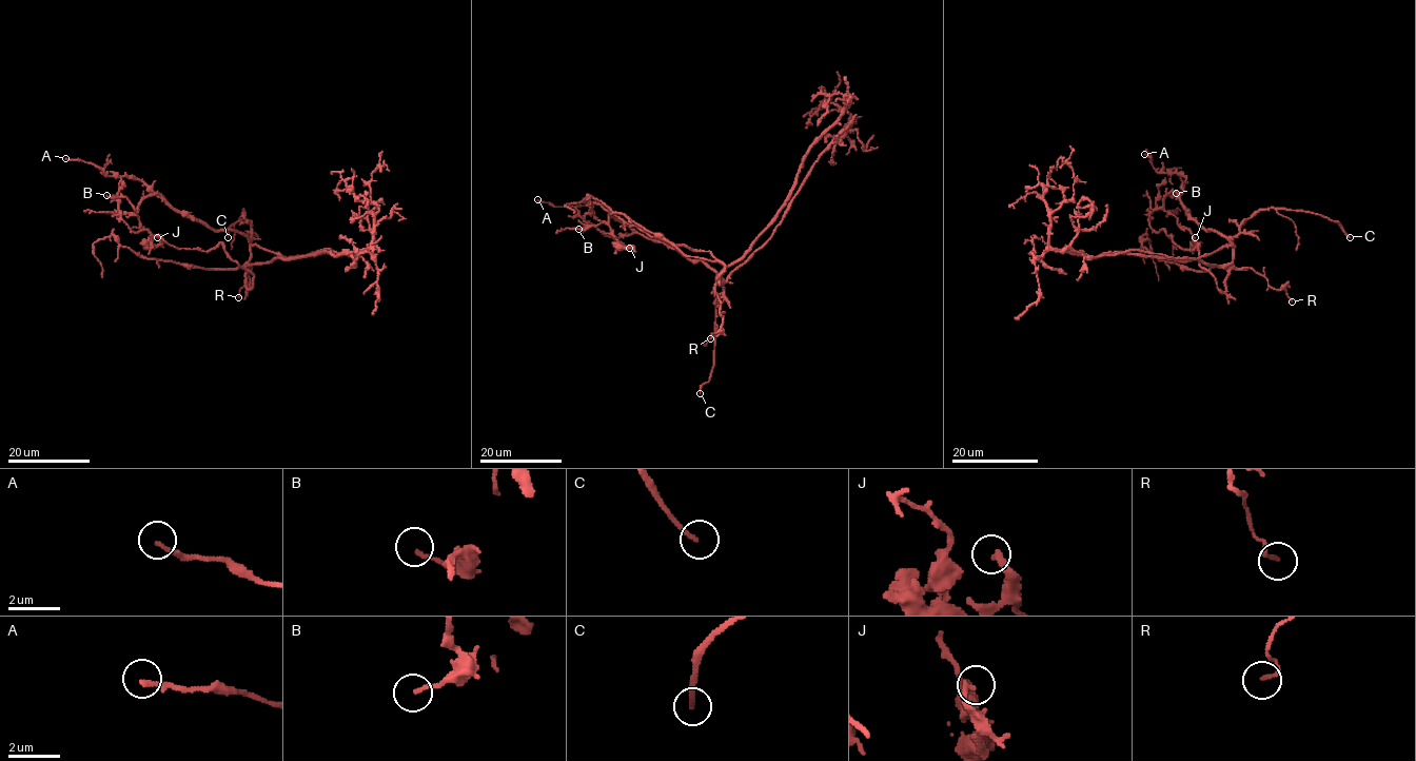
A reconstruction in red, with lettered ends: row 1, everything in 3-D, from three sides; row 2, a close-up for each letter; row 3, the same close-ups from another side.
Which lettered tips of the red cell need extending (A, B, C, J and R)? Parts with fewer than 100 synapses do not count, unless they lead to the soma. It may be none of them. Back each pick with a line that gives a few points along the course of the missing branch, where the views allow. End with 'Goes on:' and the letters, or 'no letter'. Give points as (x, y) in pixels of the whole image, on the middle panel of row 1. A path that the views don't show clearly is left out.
C: course (700, 393), (709, 422), (709, 407), (713, 404), (703, 406), (697, 403)
Goes on: C

